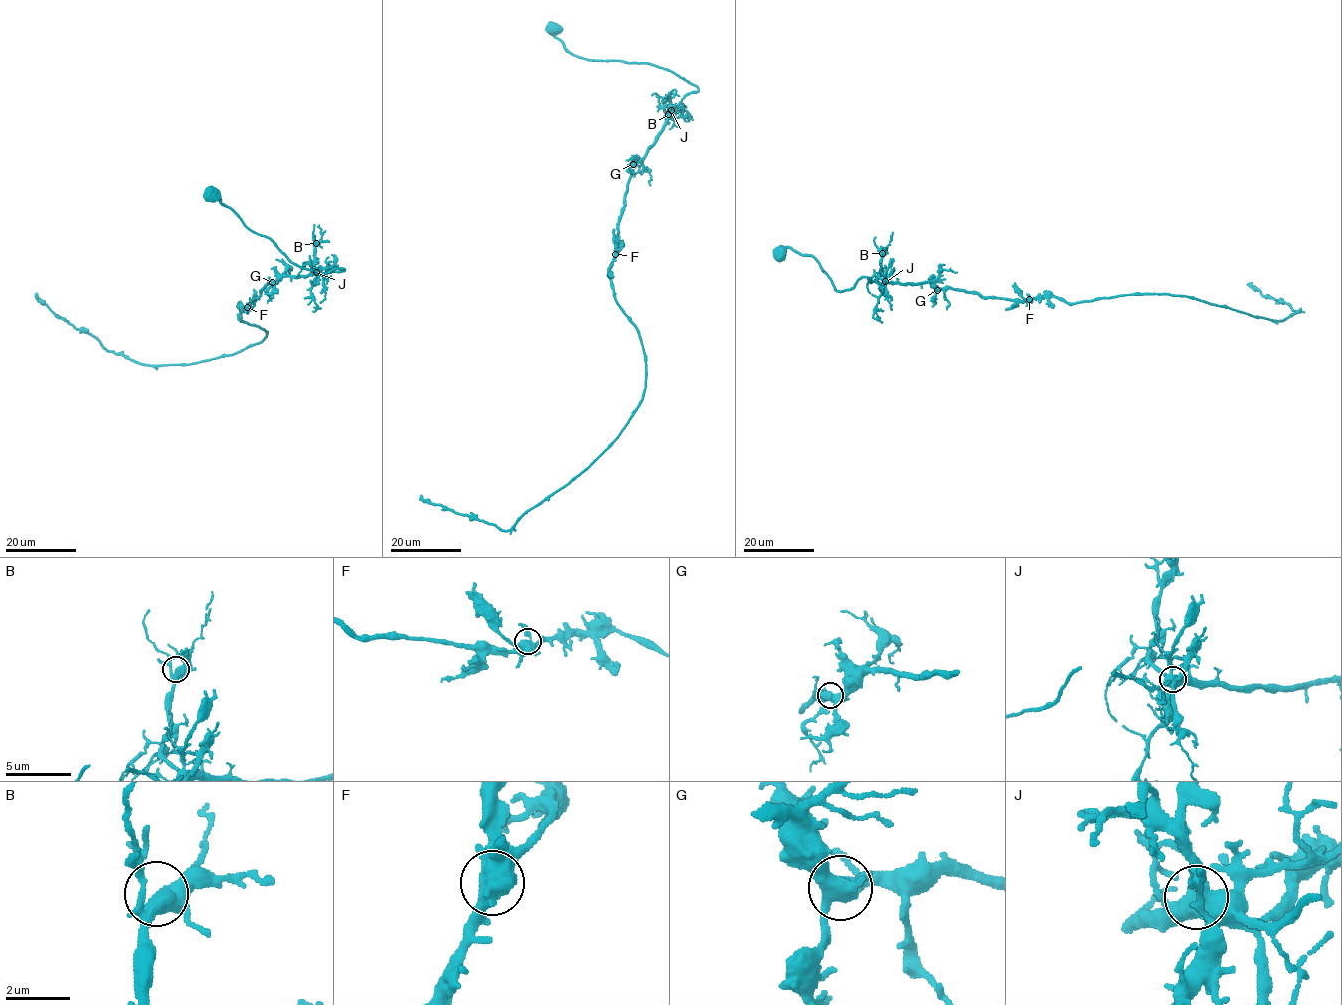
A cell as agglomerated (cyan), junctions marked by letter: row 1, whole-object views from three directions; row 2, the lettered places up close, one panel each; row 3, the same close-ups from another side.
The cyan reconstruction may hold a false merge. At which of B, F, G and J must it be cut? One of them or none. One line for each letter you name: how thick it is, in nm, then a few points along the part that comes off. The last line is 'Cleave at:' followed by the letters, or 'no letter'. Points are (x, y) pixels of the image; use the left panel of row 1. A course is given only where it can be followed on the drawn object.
Cleave at: no letter

